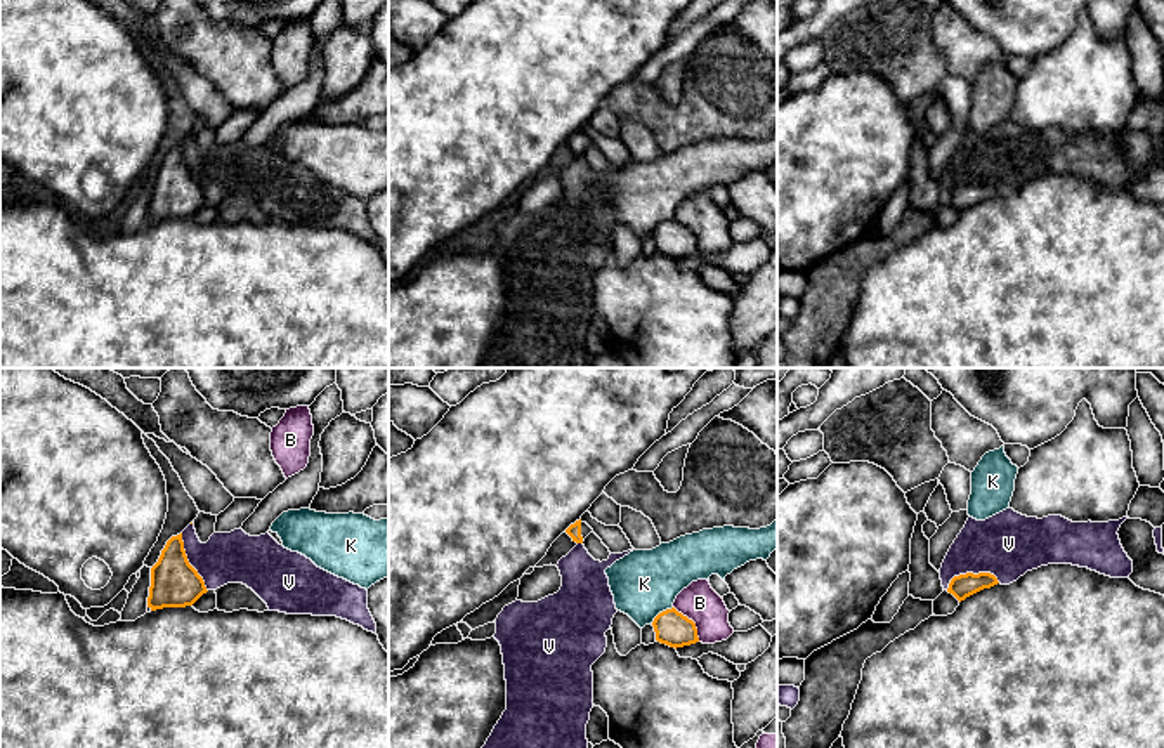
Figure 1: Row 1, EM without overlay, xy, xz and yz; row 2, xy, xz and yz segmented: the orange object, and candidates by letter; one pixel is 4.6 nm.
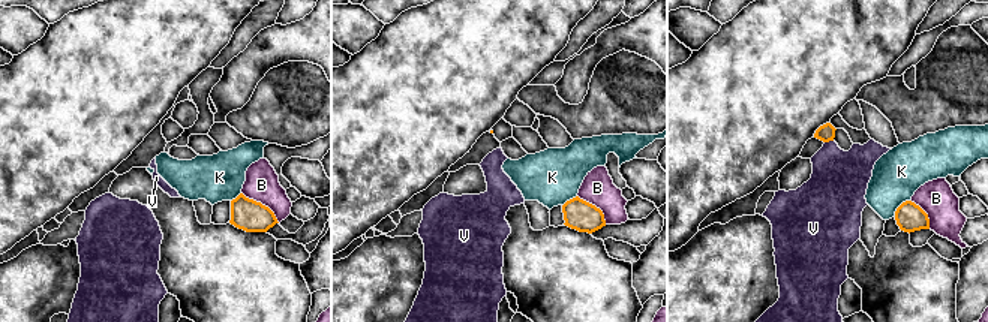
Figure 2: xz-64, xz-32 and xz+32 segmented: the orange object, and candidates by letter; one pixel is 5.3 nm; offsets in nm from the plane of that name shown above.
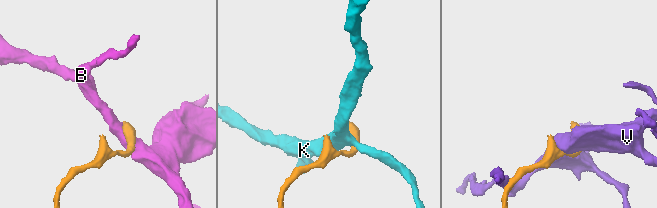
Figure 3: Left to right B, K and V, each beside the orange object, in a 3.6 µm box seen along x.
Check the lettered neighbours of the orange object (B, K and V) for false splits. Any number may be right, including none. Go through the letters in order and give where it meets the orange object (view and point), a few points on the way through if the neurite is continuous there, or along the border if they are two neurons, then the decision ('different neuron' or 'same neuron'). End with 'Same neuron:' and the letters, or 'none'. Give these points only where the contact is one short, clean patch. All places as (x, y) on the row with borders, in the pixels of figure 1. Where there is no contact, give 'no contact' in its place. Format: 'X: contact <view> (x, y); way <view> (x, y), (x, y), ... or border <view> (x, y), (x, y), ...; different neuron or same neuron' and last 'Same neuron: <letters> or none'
B: contact xz (693, 622); border xz (673, 606), (694, 623), (699, 641); different neuron
K: contact xz (663, 611); border xz (672, 606), (651, 622); different neuron
V: contact yz (970, 573); different neuron
Same neuron: none

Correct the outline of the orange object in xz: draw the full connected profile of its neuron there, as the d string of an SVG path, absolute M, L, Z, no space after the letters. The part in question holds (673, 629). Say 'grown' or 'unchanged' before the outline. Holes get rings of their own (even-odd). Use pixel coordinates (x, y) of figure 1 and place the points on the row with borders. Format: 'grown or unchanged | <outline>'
unchanged | M675 607L659 613L652 627L656 640L670 647L677 649L699 642L696 623Z

